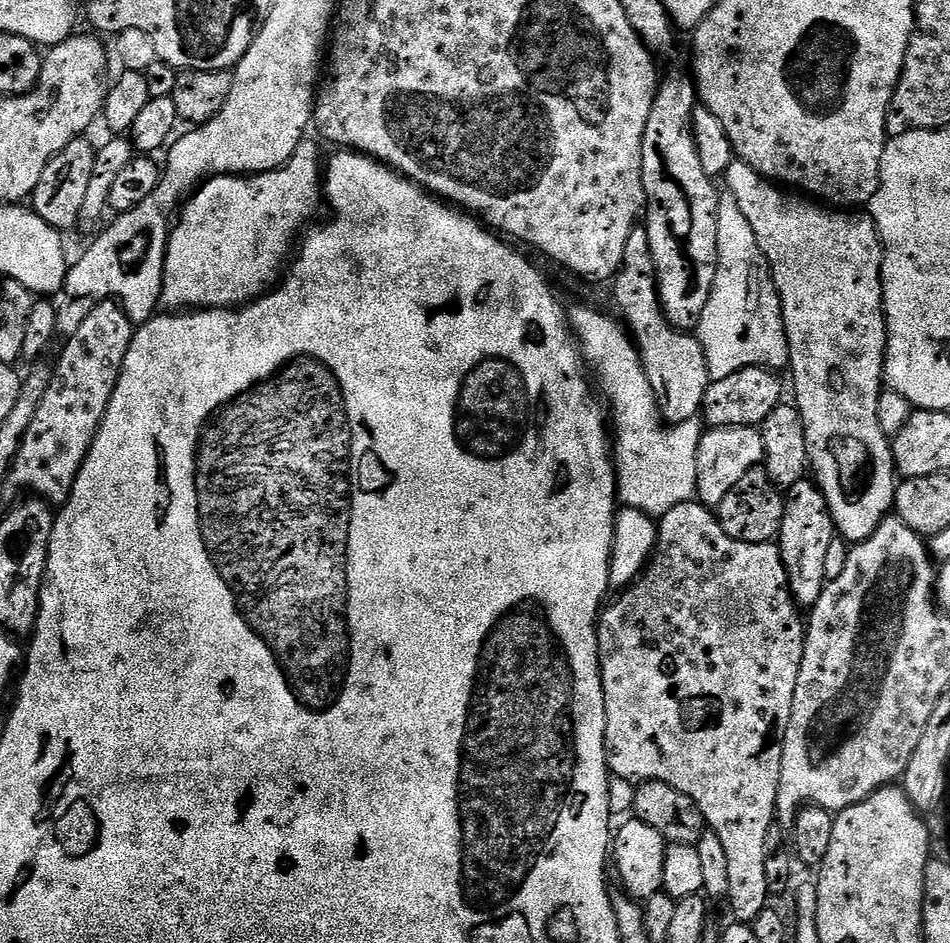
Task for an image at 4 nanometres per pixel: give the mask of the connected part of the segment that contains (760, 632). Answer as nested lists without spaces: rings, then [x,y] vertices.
[[[689,502],[674,506],[674,510],[670,510],[665,516],[659,517],[658,520],[658,539],[656,541],[656,550],[651,557],[650,563],[647,565],[646,571],[625,591],[612,605],[609,603],[607,607],[601,611],[598,617],[598,654],[600,655],[600,677],[602,678],[602,690],[604,691],[604,701],[606,702],[606,738],[604,745],[606,746],[606,758],[608,759],[608,770],[612,776],[618,778],[626,778],[633,782],[643,782],[645,780],[657,780],[658,782],[666,782],[670,786],[674,786],[674,790],[682,790],[682,794],[686,794],[690,798],[694,798],[694,802],[698,806],[698,810],[702,810],[704,815],[704,823],[714,834],[718,834],[718,838],[722,838],[722,847],[726,850],[726,859],[730,865],[730,890],[728,891],[726,902],[732,906],[732,912],[737,921],[742,924],[751,925],[753,920],[758,918],[758,914],[762,914],[762,910],[769,907],[770,893],[766,886],[766,858],[770,854],[768,848],[768,835],[772,832],[772,820],[777,819],[776,814],[776,799],[778,798],[778,782],[780,781],[780,771],[782,770],[782,750],[784,749],[784,739],[786,738],[786,730],[790,726],[790,714],[792,713],[792,699],[794,698],[794,690],[798,682],[798,670],[802,666],[802,654],[804,653],[804,634],[806,631],[805,621],[802,619],[801,609],[796,603],[796,599],[792,597],[790,590],[790,582],[786,574],[786,566],[782,562],[782,554],[779,547],[775,543],[770,544],[751,544],[750,542],[738,542],[734,538],[730,538],[730,534],[726,534],[726,530],[722,530],[719,519],[709,509],[705,508],[699,502]]]

